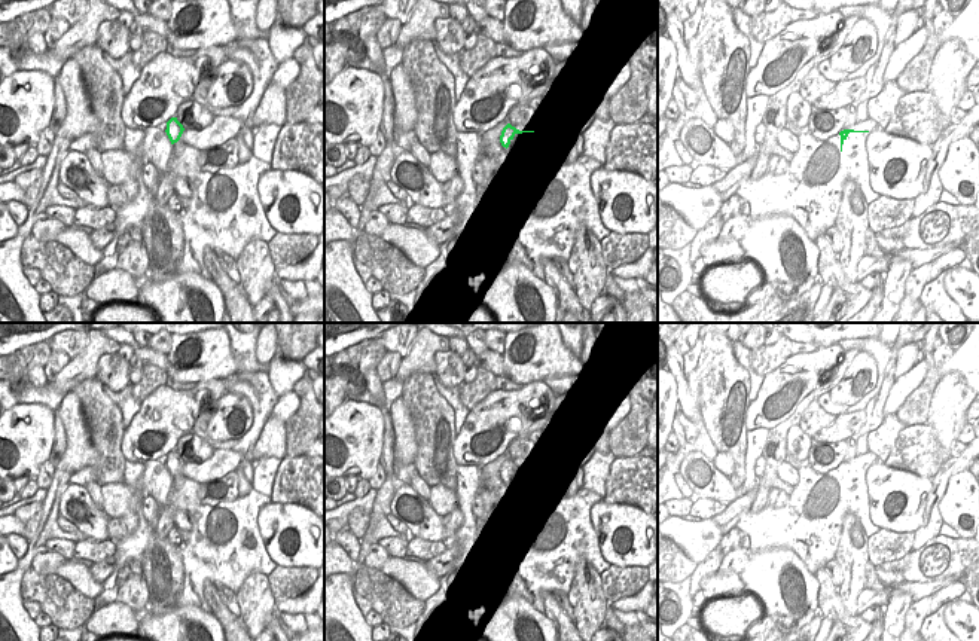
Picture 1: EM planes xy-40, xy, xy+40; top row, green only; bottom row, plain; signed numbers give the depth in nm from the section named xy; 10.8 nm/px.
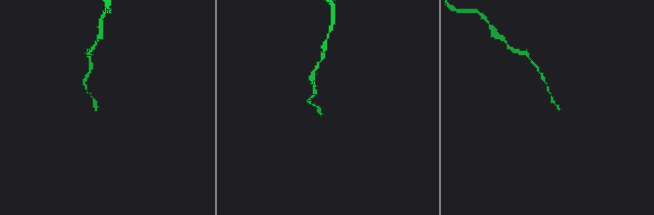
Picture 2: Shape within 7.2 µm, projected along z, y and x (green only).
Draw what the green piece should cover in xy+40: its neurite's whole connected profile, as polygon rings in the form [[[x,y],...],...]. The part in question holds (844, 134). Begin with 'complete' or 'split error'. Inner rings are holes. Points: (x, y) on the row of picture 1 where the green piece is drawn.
split error | [[[820,123],[817,129],[817,146],[818,155],[824,159],[829,165],[841,168],[841,152],[842,144],[847,140],[850,132],[869,132],[869,131],[854,131],[854,129],[844,129],[841,131],[835,123]]]

